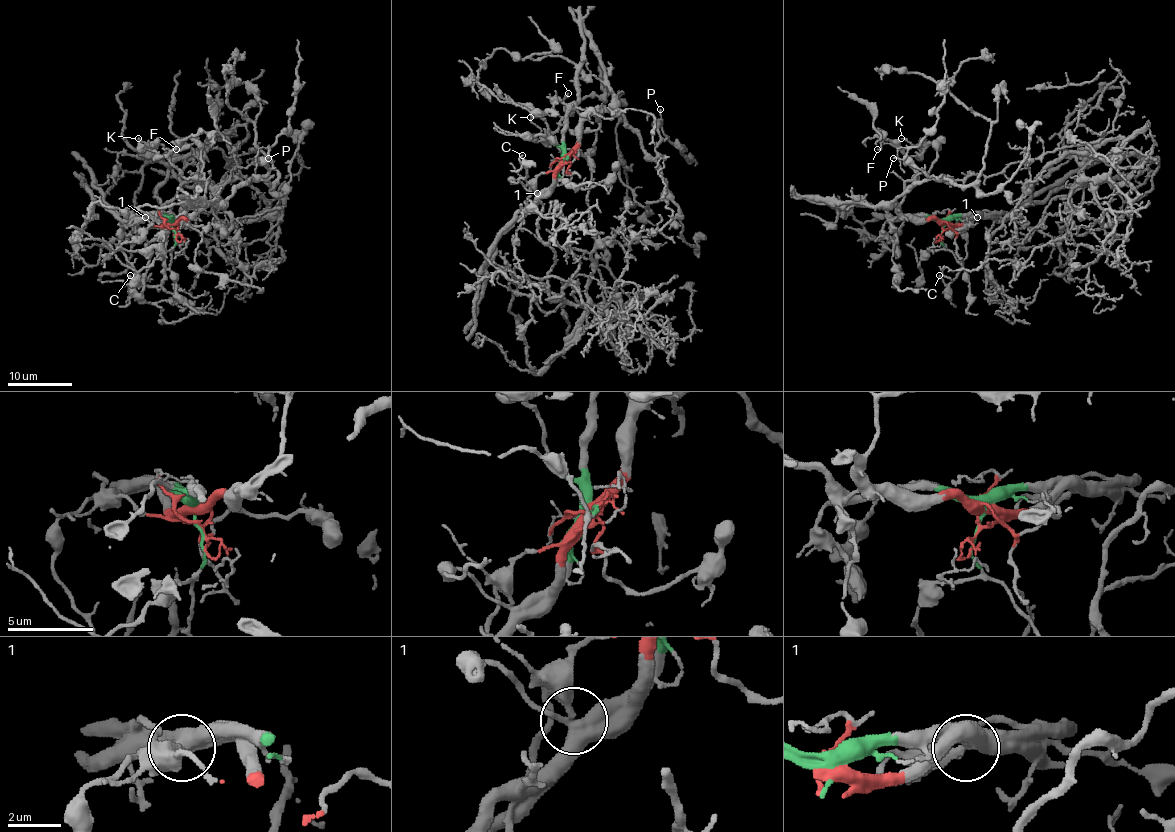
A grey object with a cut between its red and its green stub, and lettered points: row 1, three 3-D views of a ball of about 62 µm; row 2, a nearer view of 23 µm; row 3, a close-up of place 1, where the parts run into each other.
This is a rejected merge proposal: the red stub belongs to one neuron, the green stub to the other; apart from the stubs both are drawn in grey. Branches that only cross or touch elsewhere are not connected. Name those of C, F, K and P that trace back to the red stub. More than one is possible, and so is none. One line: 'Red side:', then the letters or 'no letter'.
Red side: F, K, P

